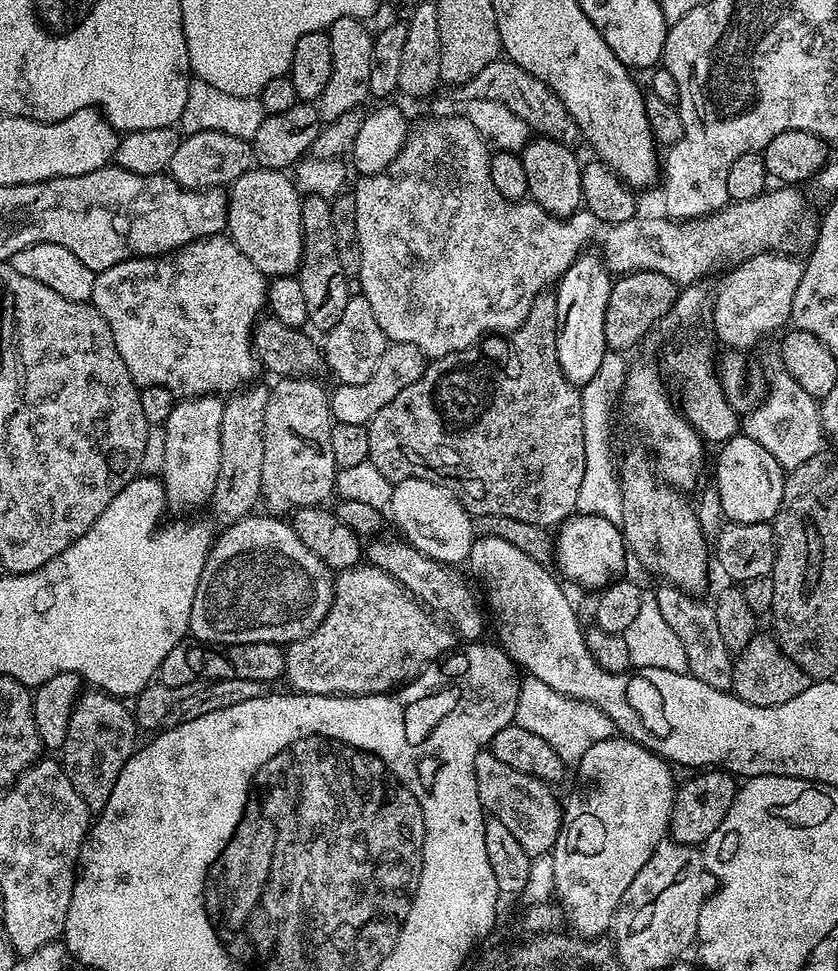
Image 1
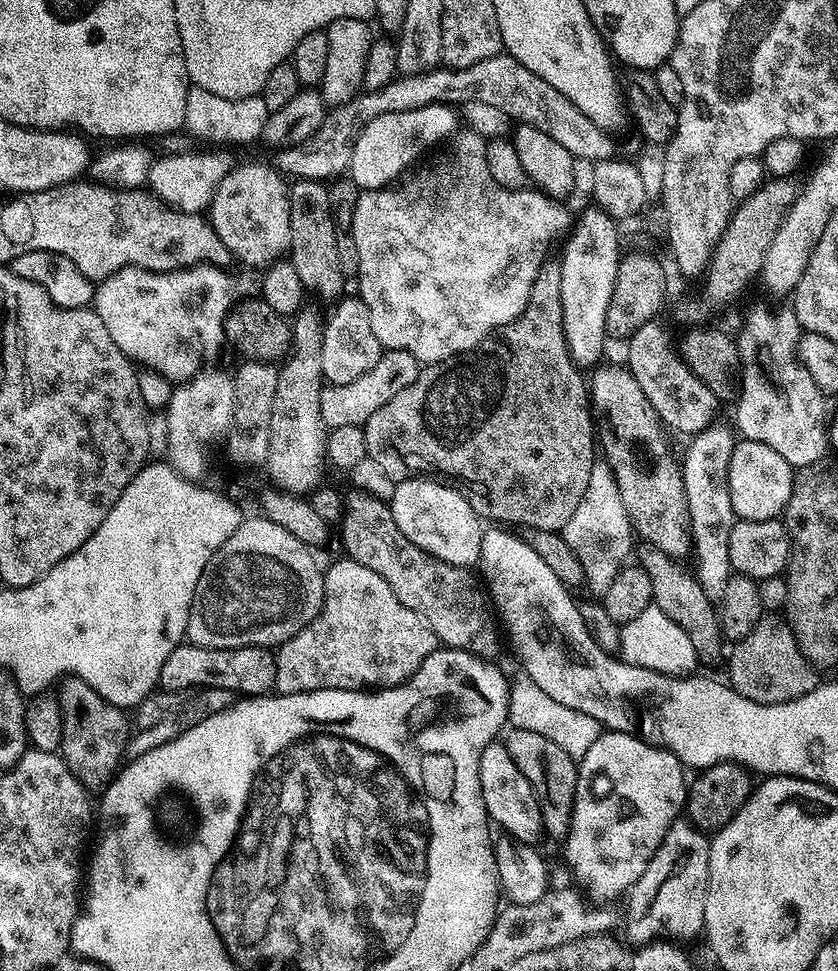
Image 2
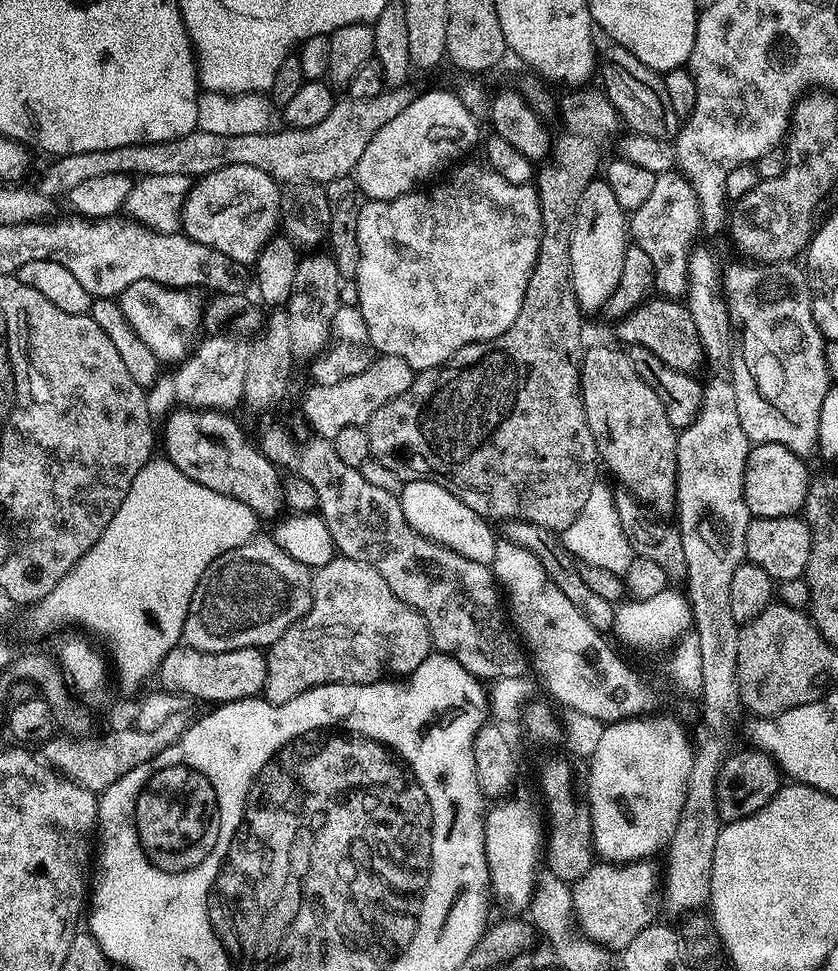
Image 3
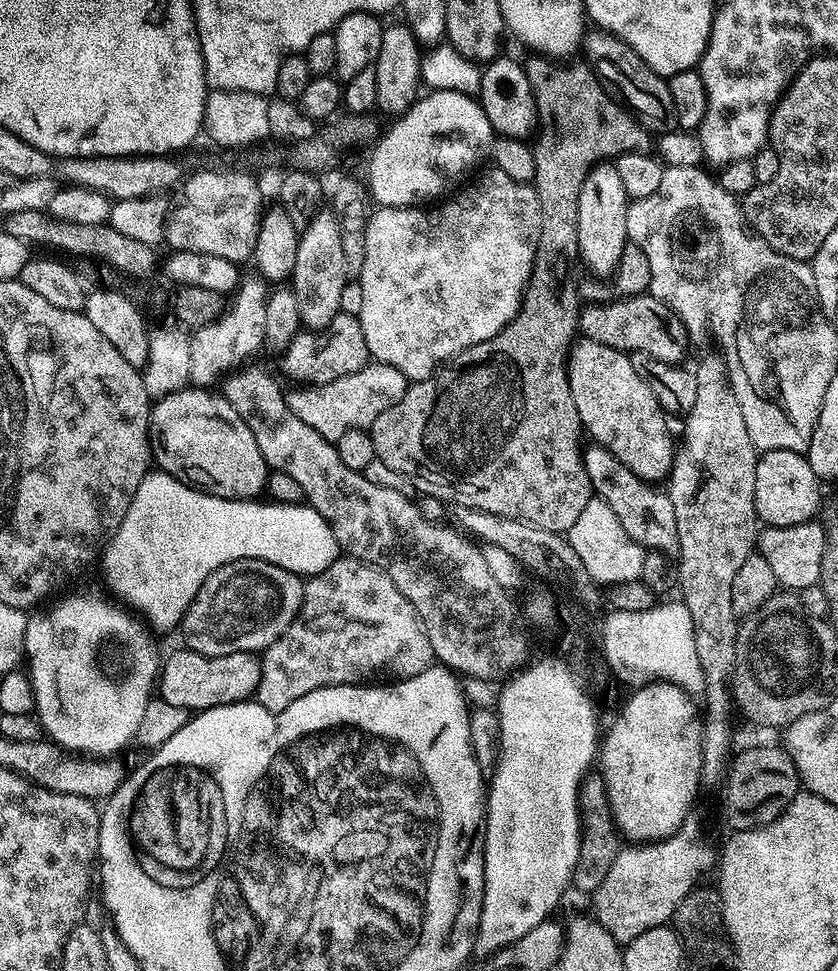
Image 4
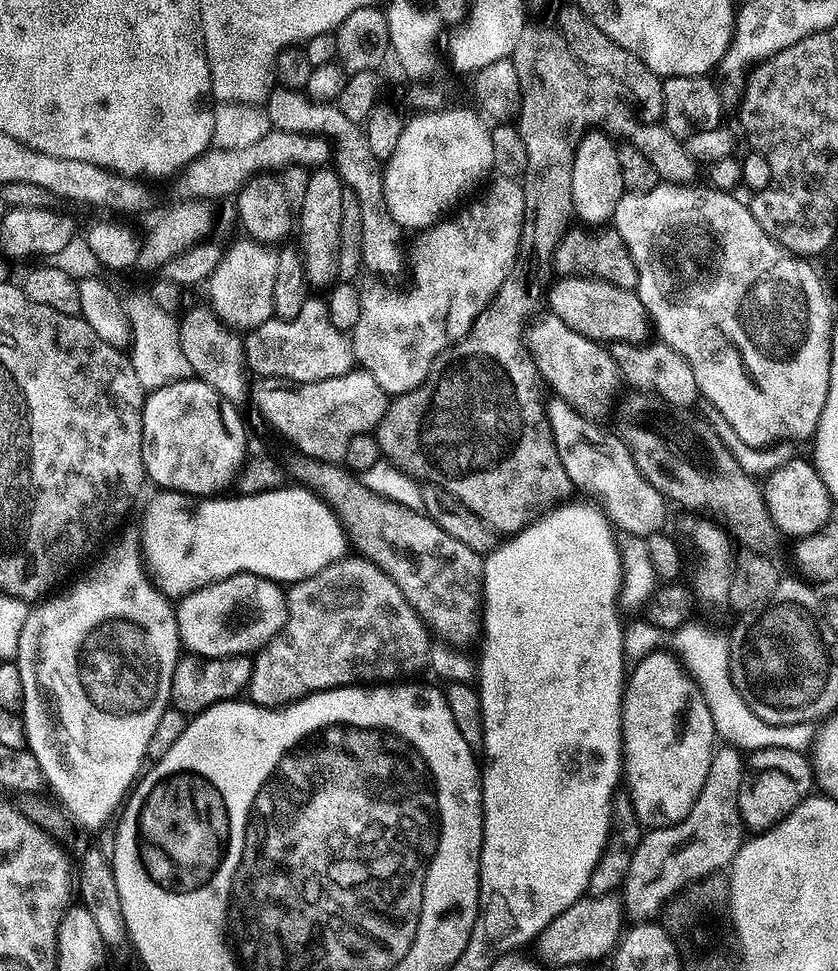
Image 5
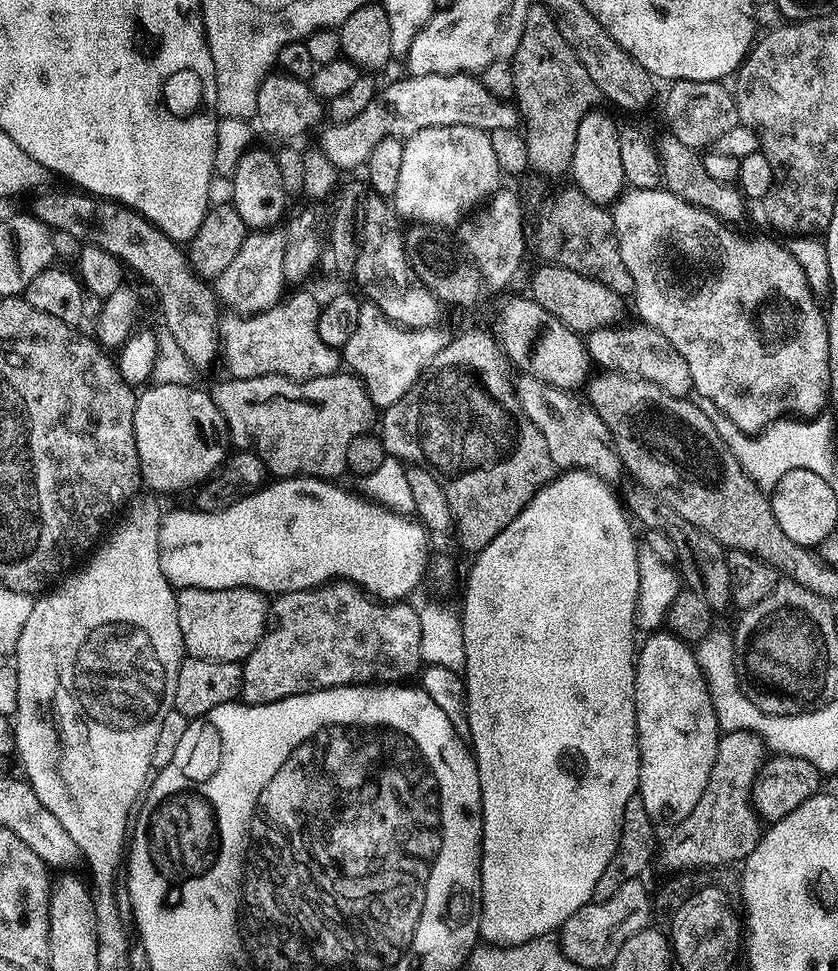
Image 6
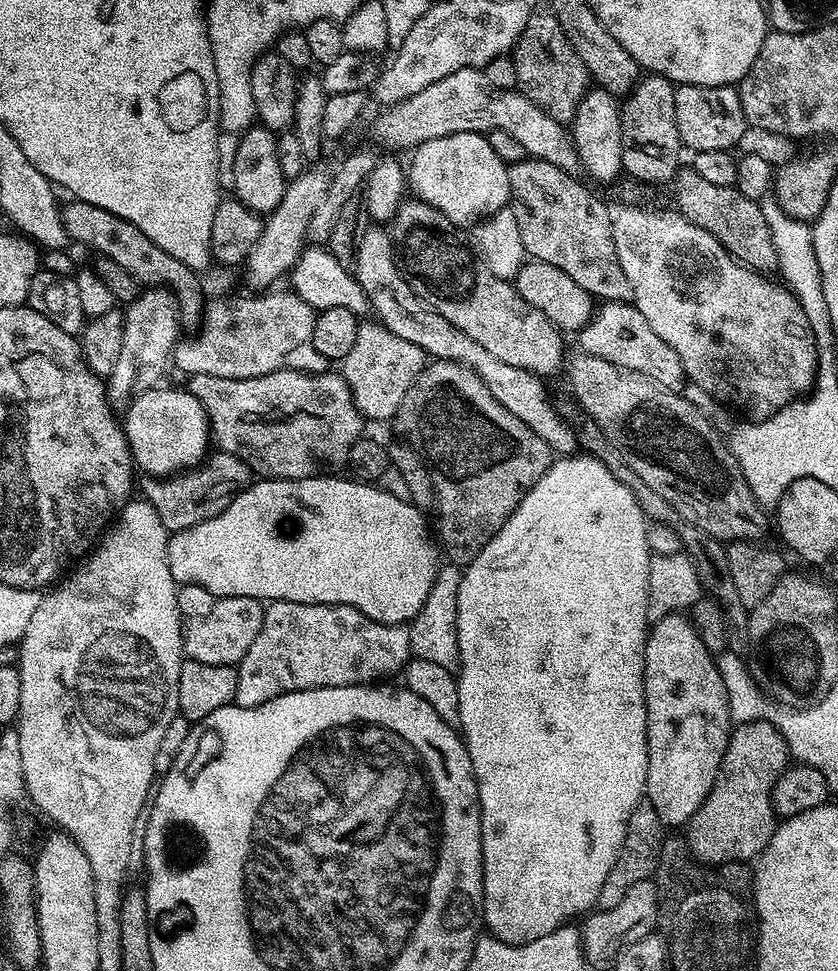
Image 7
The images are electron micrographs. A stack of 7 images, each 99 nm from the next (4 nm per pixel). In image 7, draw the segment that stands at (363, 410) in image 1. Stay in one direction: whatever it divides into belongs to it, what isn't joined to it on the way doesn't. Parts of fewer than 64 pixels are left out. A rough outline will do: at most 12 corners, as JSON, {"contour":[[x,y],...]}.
{"contour":[[343,375],[188,376],[215,447],[264,478],[339,473]]}

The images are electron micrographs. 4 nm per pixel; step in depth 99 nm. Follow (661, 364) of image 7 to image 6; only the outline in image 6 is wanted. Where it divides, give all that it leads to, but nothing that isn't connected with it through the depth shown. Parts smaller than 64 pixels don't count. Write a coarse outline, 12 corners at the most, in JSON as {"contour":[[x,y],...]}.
{"contour":[[656,328],[587,333],[588,359],[693,395],[690,366]]}

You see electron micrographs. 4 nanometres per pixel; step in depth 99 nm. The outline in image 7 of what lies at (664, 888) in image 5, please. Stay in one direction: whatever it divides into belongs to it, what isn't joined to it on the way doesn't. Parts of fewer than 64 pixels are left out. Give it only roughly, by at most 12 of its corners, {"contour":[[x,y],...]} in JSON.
{"contour":[[736,724],[686,825],[707,865],[755,861],[776,833],[788,747]]}

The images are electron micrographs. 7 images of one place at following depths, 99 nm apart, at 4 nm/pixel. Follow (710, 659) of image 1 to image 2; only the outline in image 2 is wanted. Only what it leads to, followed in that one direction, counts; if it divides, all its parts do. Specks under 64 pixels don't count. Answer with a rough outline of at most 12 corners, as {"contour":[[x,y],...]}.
{"contour":[[657,544],[634,560],[654,582],[655,607],[714,647],[718,614],[695,575]]}

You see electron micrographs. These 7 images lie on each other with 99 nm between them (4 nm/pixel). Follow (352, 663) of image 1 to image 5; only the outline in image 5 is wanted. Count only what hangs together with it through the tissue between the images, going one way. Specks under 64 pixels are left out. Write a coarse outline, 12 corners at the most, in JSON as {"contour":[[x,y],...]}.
{"contour":[[359,554],[287,589],[247,699],[400,682],[430,633]]}

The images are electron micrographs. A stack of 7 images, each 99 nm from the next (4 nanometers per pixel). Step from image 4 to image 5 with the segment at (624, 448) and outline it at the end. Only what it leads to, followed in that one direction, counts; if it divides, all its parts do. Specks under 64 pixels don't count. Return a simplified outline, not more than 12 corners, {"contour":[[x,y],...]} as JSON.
{"contour":[[557,316],[526,332],[541,381],[589,420],[622,377],[605,345]]}

